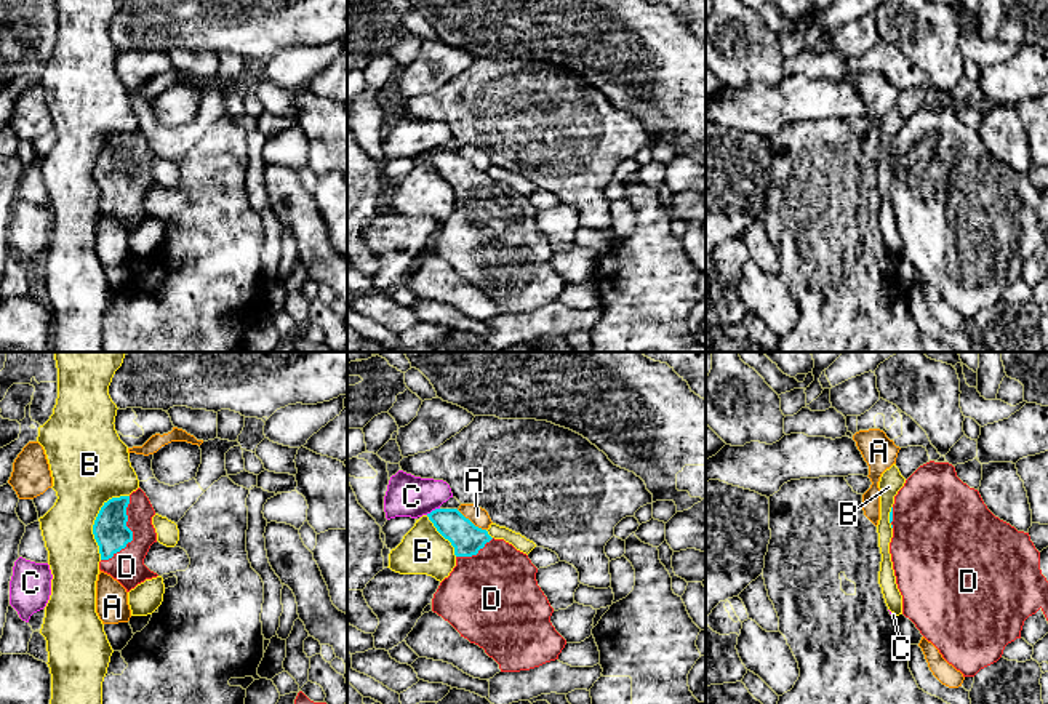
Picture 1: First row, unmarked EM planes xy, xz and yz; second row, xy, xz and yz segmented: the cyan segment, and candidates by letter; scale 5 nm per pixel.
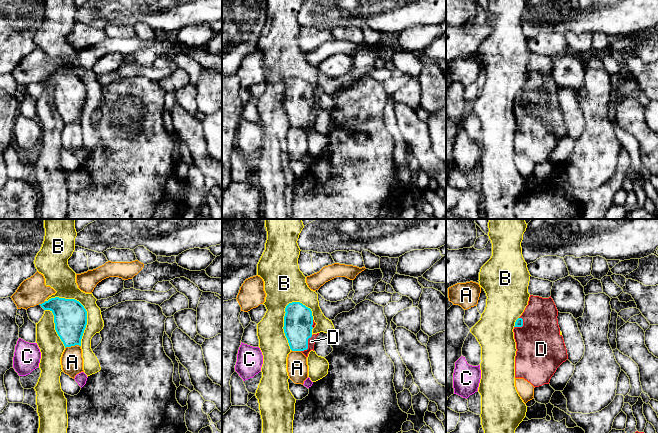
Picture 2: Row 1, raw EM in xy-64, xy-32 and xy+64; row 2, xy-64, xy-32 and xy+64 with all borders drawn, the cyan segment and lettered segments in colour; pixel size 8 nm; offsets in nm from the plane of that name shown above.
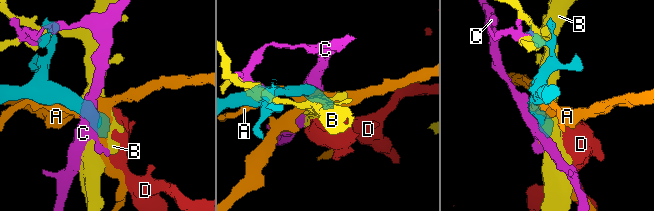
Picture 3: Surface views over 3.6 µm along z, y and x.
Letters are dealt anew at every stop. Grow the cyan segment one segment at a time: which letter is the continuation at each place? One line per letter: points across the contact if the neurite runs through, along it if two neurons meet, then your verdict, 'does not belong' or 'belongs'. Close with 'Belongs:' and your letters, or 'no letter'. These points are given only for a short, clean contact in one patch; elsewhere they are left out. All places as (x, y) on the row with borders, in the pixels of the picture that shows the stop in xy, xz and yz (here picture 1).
A: does not belong
B: does not belong
C: does not belong
D: across xy (112, 535), (132, 533), (127, 567) | belongs
Belongs: D

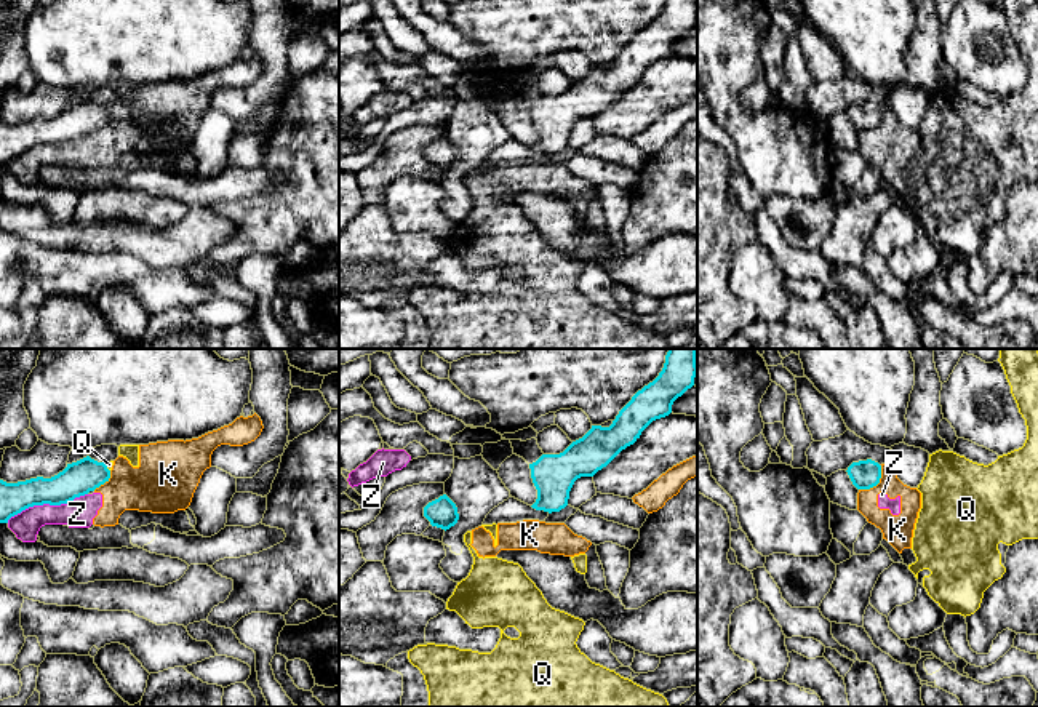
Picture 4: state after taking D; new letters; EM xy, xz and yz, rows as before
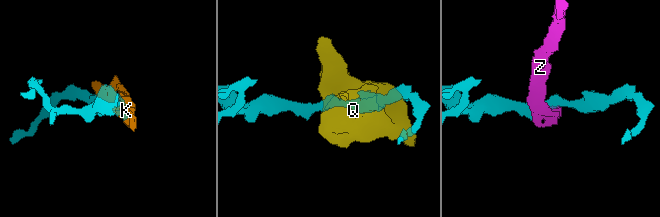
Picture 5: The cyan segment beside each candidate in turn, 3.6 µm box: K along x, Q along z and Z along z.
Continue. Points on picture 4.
K: does not belong
Q: along xy (106, 464), (109, 471) | does not belong
Z: along xy (87, 493), (59, 504), (29, 506), (7, 522) | does not belong
Belongs: no letter

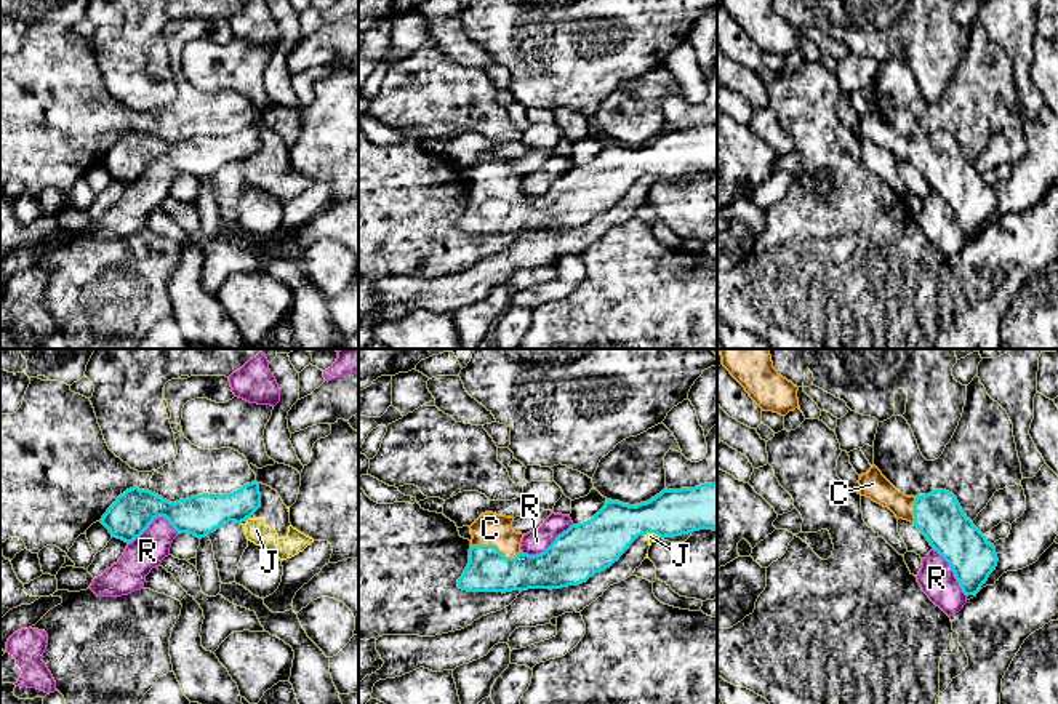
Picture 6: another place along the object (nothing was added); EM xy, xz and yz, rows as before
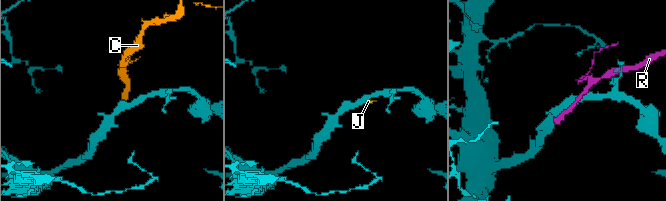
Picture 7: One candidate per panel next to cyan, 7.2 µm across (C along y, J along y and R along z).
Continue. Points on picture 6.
C: across xz (488, 570), (495, 564), (496, 548), (490, 528) | belongs
J: along xz (645, 533), (660, 536) | does not belong
R: does not belong
Belongs: C

